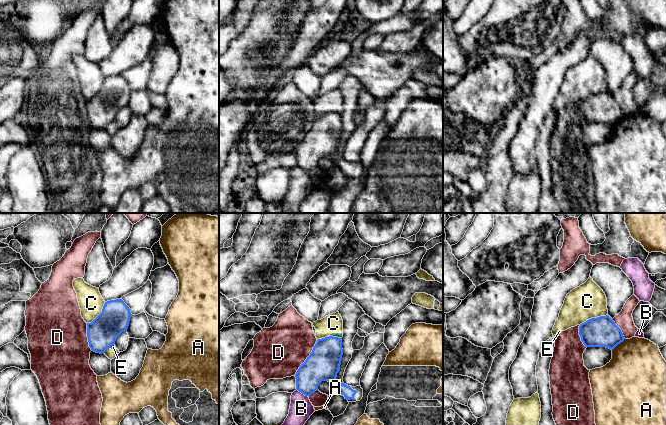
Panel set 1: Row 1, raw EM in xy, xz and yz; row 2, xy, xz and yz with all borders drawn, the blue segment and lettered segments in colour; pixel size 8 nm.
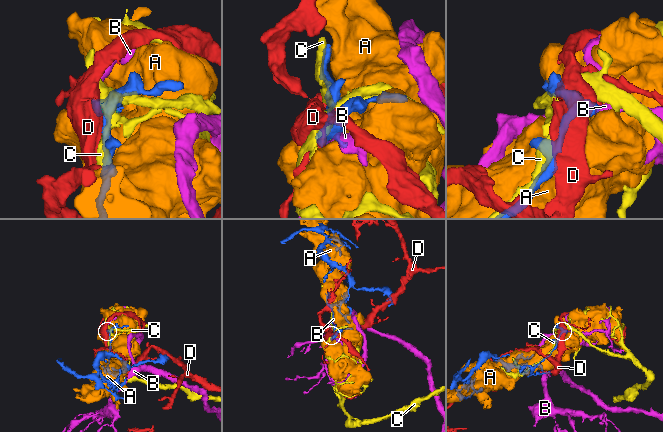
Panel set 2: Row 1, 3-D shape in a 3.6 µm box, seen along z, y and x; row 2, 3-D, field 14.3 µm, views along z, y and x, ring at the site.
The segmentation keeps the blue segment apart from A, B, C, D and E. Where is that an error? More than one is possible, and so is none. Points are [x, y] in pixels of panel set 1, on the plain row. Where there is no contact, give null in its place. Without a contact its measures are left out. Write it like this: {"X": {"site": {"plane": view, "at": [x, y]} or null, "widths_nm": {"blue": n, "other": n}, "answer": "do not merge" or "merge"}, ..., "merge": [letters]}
{"A": {"site": {"plane": "yz", "at": [618, 119]}, "widths_nm": {"blue": 240, "other": 440}, "answer": "do not merge"}, "B": {"site": {"plane": "xz", "at": [302, 169]}, "widths_nm": {"blue": 240, "other": 180}, "answer": "do not merge"}, "C": {"site": {"plane": "yz", "at": [593, 94]}, "widths_nm": {"blue": 240, "other": 280}, "answer": "do not merge"}, "D": {"site": {"plane": "xz", "at": [307, 133]}, "widths_nm": {"blue": 260, "other": 420}, "answer": "do not merge"}, "E": {"site": {"plane": "xz", "at": [334, 113]}, "widths_nm": {"blue": 260, "other": 50}, "answer": "do not merge"}, "merge": []}

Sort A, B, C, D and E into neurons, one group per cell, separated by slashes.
A / B / C E / D

